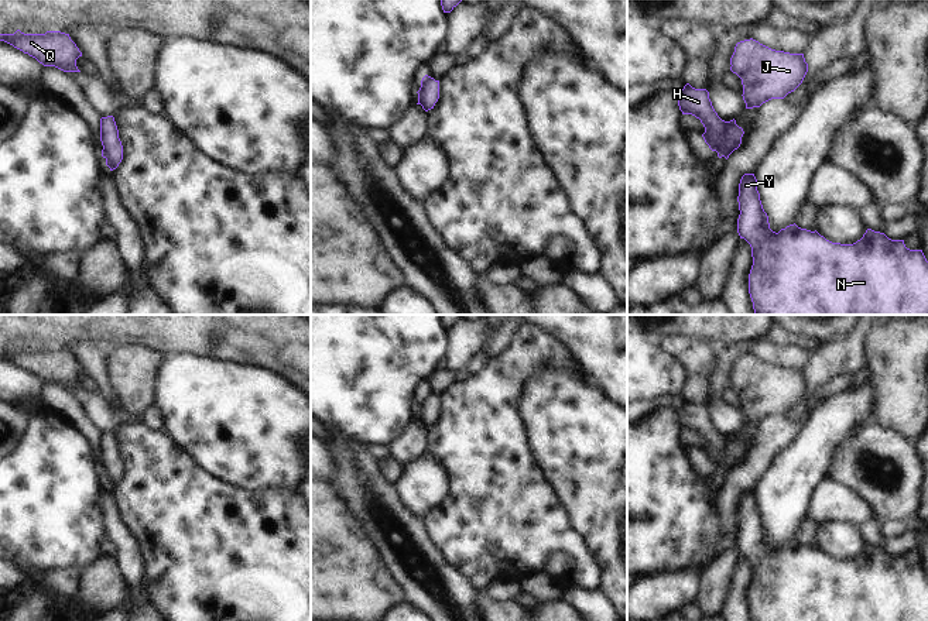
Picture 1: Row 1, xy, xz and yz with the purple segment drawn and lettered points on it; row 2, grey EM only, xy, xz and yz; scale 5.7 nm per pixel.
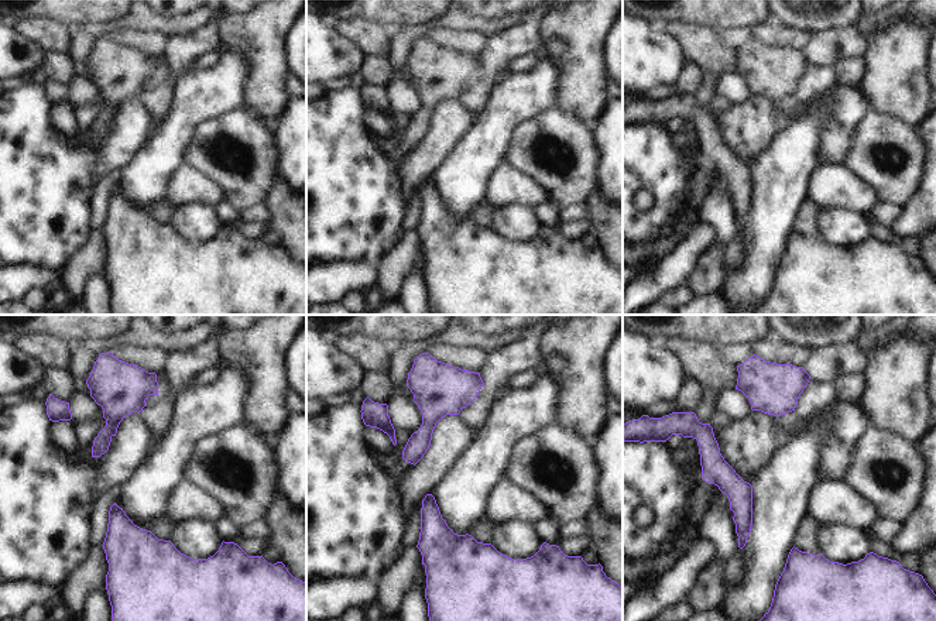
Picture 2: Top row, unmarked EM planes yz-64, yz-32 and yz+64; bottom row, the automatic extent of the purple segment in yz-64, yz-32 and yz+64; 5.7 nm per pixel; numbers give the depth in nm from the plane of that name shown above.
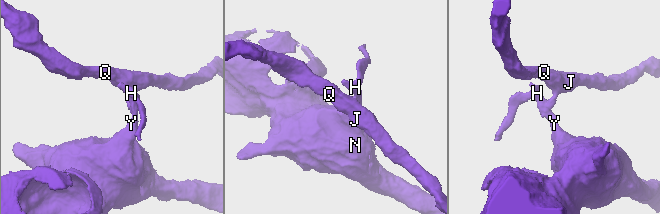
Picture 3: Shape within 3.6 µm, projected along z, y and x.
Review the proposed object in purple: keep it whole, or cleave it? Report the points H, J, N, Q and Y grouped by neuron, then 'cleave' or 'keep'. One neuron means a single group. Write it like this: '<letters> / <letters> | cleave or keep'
H N Y / J Q | cleave

